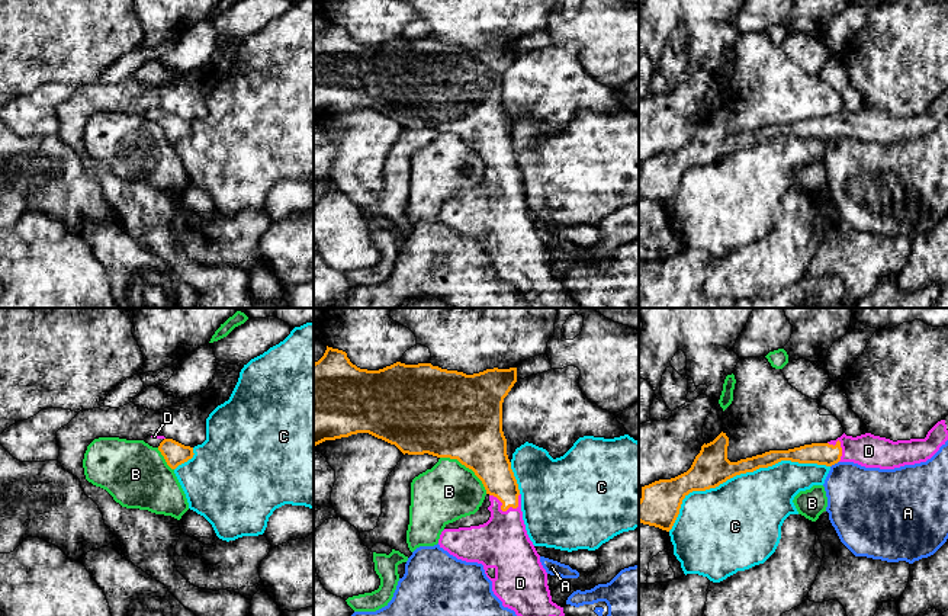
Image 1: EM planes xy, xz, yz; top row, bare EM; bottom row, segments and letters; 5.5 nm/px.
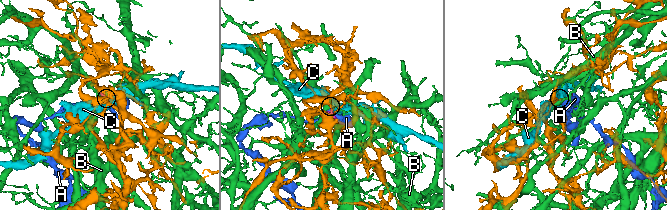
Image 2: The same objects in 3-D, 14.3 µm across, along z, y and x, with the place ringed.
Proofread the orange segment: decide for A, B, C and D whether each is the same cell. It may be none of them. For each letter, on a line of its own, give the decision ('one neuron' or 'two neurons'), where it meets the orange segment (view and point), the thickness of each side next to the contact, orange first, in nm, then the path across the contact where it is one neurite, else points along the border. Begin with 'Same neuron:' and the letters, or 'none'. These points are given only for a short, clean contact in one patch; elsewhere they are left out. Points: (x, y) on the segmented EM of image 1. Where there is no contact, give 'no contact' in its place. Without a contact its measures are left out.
Same neuron: D
A: two neurons | yz (834, 464) | 130/360 nm | along yz (838, 461), (831, 467)
B: two neurons | xz (468, 467) | 420/320 nm
C: two neurons | yz (741, 472) | 200/440 nm
D: one neuron | xz (501, 509) | 200/280 nm

